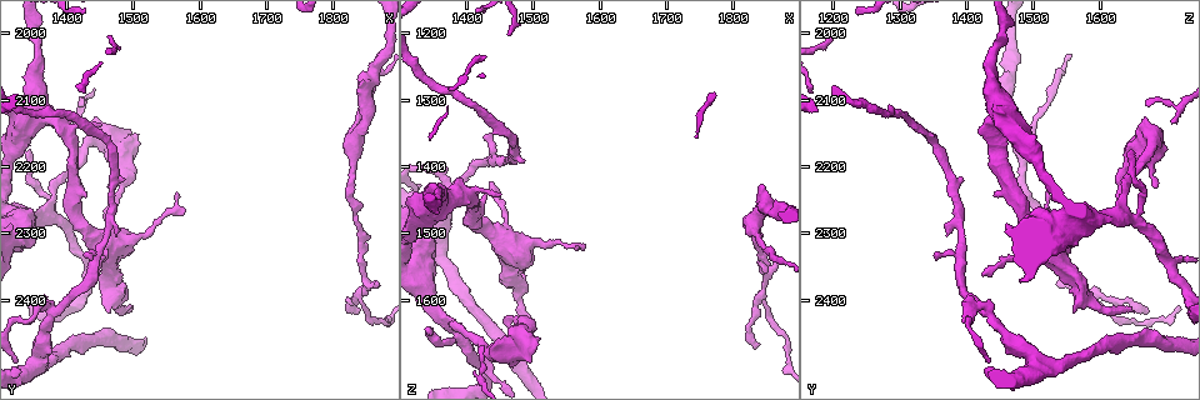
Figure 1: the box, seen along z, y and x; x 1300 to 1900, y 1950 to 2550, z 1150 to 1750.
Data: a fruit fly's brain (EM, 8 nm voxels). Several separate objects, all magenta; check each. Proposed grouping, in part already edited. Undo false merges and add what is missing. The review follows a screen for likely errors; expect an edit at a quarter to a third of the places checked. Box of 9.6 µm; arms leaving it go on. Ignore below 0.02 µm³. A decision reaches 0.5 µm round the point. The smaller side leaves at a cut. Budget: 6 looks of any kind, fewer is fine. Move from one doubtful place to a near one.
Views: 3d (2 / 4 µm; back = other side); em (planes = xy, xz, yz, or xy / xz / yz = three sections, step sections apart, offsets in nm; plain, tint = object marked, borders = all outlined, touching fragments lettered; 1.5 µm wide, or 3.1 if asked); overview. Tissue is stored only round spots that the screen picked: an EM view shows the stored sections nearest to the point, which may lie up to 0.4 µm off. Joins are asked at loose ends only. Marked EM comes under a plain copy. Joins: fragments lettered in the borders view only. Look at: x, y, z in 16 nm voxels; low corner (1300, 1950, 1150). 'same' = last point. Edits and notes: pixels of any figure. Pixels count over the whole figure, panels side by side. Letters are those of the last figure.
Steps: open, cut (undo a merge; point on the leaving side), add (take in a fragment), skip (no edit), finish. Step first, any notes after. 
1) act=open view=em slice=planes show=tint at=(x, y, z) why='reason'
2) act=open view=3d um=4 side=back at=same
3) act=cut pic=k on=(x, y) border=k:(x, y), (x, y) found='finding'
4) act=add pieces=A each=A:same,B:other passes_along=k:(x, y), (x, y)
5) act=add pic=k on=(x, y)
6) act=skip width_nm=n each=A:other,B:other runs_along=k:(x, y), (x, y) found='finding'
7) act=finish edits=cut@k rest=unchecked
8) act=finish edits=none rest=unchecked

act=open view=3d um=4 at=(1465, 2230, 1680) why='free end'

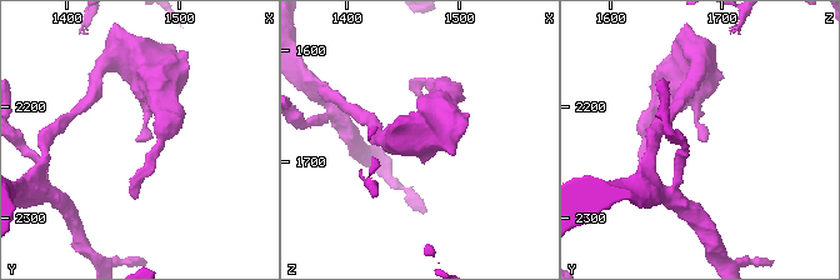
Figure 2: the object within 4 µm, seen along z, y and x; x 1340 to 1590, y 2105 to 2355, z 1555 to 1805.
act=open view=em slice=planes show=borders at=(1464, 2230, 1686)

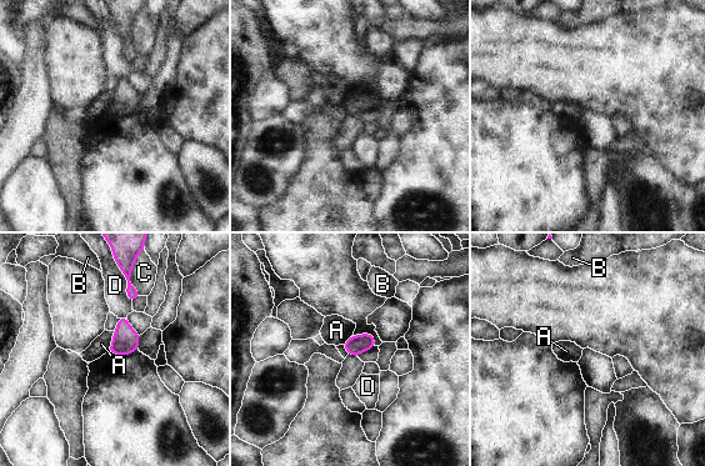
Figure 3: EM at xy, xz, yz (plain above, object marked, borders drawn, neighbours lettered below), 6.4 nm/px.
act=skip width_nm=120 each=A:other,B:other,C:other,D:other border=3:(114, 331), (111, 345), (106, 351) found='no lettered fragment goes on from it'

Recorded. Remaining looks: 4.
act=open view=em slice=planes show=tint at=(1495, 2415, 1650) why='tapers out'

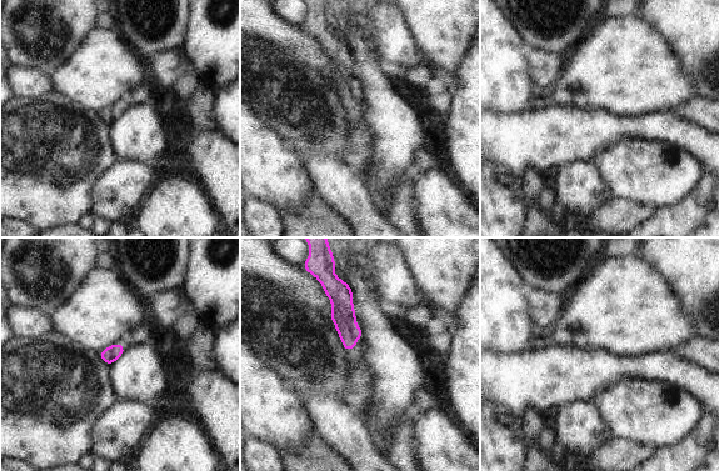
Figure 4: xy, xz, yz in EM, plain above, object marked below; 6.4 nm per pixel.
act=open view=em slice=planes show=borders at=same why='see the neighbours'

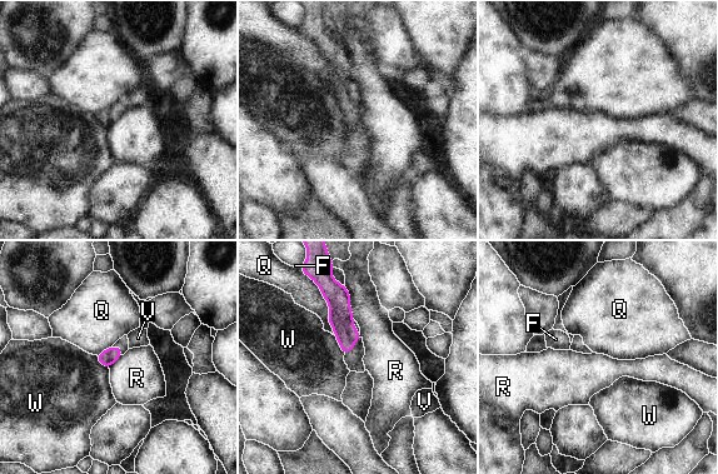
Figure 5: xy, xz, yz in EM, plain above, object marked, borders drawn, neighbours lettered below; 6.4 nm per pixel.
act=skip width_nm=100 each=F:other,Q:other,R:other,V:other,W:other found='no lettered fragment goes on from it'

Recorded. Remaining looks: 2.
act=open view=em slice=yz step=8 show=tint at=(1845, 2385, 1595) why='arms part here'

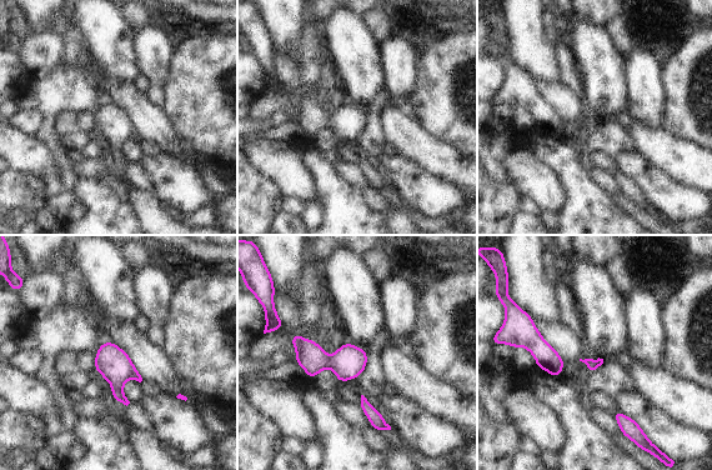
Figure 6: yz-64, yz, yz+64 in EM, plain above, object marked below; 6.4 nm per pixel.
act=open view=em slice=planes show=borders at=same why='another direction'

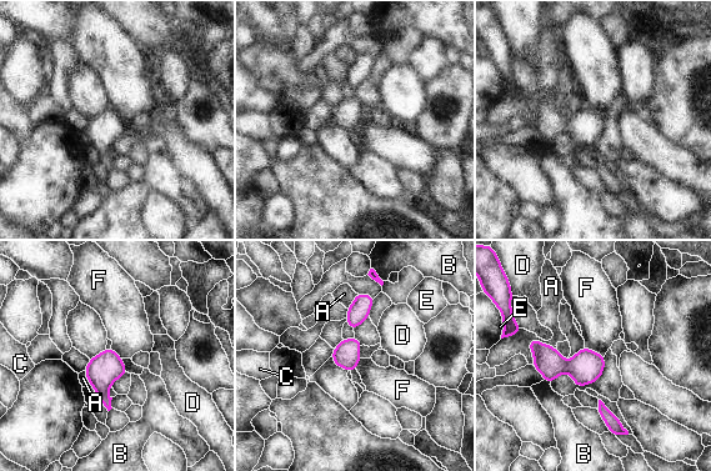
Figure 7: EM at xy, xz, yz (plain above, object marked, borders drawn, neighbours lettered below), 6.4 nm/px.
act=skip width_nm=180 longest_contact=A:200nm each=A:other,B:other,C:other,D:other,E:other,F:other found='one neuron here'

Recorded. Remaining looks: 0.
act=finish edits=none rest=unchecked

